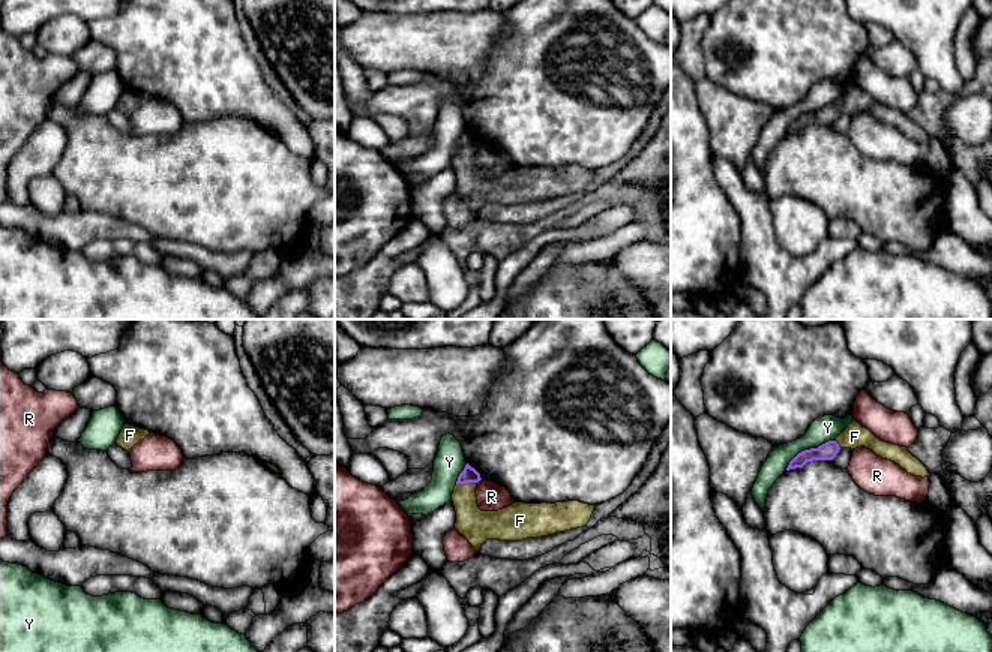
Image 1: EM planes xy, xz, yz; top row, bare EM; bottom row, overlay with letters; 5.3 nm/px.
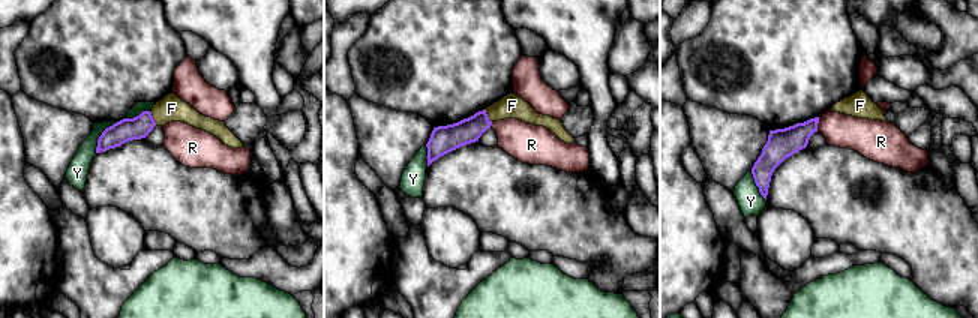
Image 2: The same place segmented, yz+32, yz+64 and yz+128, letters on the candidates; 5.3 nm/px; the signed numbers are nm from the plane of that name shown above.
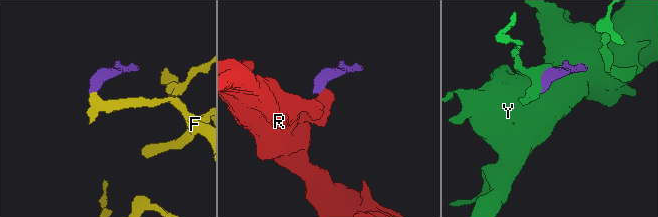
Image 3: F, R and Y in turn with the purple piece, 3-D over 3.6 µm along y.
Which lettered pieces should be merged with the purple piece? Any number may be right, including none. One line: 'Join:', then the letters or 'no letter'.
Join: F

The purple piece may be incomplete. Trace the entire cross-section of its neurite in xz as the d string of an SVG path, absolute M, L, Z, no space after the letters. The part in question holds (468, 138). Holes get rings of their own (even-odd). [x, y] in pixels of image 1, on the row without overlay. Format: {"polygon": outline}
{"polygon": "M467 127L452 157L456 177L455 193L468 204L477 217L486 204L522 205L582 192L590 186L596 172L596 169L579 165L567 165L513 166L498 175L482 175L476 160L480 144L480 138Z"}

